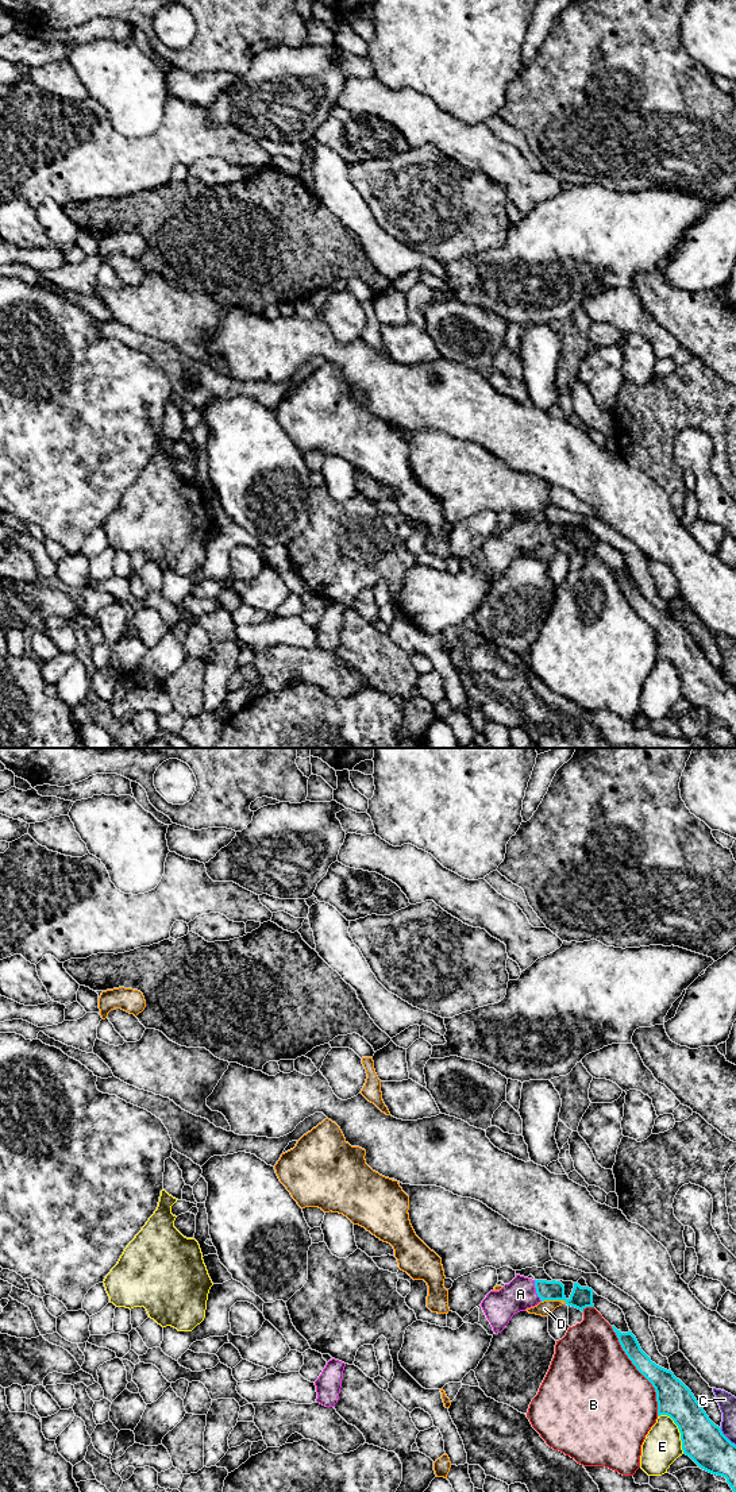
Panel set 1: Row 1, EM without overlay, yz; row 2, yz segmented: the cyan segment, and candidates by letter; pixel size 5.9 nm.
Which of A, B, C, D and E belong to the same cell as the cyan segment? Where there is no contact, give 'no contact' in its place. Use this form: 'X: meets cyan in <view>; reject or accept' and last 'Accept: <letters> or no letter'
A: meets cyan in yz; accept
B: meets cyan in yz; reject
C: meets cyan in yz; reject
D: meets cyan in yz; reject
E: meets cyan in yz; reject
Accept: A

